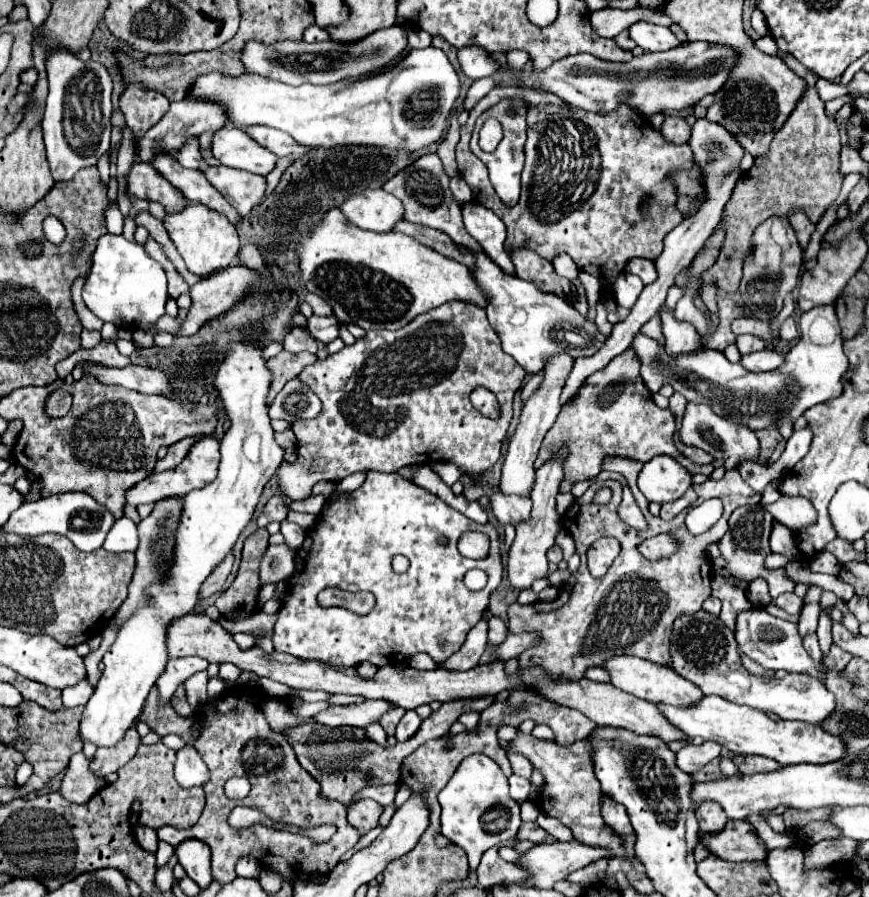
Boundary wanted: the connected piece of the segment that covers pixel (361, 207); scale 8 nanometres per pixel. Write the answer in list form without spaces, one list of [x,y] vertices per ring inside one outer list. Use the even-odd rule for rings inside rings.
[[[368,189],[366,197],[350,197],[342,205],[342,213],[360,229],[390,233],[404,219],[404,205],[384,189]]]

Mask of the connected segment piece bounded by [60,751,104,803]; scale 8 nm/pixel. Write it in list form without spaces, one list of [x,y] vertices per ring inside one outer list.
[[[80,751],[72,757],[62,785],[60,785],[60,793],[72,803],[88,803],[92,799],[92,795],[96,795],[96,791],[104,785],[104,779],[98,779],[90,773],[88,769],[88,759],[86,755]]]

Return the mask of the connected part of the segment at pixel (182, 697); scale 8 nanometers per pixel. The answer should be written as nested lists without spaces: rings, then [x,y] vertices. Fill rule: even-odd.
[[[180,685],[178,689],[176,689],[176,703],[172,703],[174,705],[174,711],[180,715],[180,717],[188,717],[190,713],[192,713],[192,707],[188,705],[188,699],[186,699],[186,689],[184,689],[184,685]]]

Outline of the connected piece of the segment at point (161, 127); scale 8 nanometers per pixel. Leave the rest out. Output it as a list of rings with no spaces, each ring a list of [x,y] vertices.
[[[184,99],[184,101],[172,101],[170,103],[170,111],[162,117],[162,121],[158,125],[154,125],[140,141],[138,141],[138,157],[142,161],[150,161],[154,157],[154,149],[156,147],[164,147],[164,149],[176,149],[180,147],[188,137],[192,135],[200,135],[204,131],[214,131],[214,129],[222,129],[228,123],[228,117],[224,113],[224,107],[214,103],[214,101],[202,101],[202,99]]]

